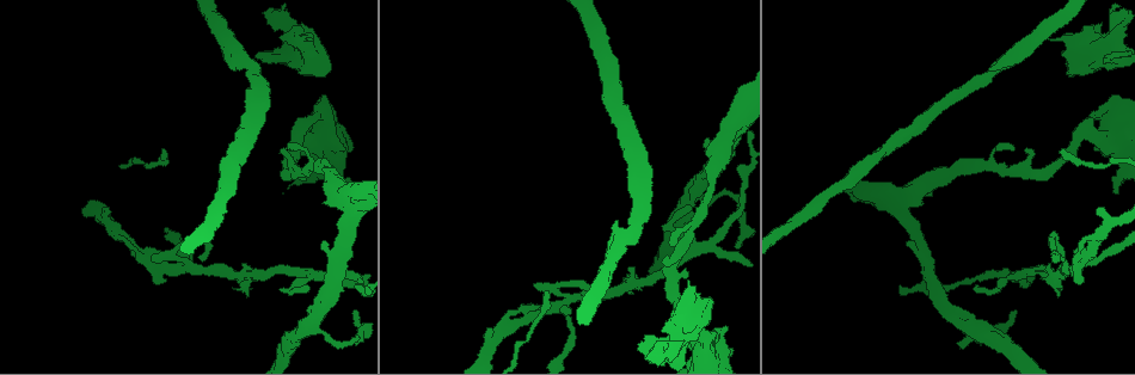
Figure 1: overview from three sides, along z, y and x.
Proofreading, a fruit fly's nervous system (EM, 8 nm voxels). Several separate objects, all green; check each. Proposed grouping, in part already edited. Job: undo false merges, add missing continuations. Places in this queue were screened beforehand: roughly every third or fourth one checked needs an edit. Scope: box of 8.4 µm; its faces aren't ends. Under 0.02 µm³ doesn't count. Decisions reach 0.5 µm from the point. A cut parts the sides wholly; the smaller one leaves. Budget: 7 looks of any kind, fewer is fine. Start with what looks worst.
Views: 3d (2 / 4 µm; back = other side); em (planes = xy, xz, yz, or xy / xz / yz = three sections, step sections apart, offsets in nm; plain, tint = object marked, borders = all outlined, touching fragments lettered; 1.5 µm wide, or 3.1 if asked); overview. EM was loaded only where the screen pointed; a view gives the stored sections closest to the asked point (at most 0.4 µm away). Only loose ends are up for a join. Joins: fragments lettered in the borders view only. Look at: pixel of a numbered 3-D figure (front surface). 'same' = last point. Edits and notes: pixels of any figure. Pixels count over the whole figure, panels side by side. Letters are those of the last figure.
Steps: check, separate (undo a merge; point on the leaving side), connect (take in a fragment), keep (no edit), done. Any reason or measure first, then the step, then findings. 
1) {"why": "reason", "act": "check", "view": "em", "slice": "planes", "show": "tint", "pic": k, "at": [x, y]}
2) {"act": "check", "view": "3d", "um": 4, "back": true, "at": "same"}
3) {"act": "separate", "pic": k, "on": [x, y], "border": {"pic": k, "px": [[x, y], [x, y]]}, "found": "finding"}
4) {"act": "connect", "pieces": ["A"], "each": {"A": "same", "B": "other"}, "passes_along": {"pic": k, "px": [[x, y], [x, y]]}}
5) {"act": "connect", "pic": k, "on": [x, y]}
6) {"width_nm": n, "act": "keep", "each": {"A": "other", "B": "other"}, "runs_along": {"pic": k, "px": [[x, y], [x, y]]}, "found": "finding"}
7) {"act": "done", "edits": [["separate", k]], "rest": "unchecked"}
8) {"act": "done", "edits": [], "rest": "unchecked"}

{"why": "tapers out", "act": "check", "view": "3d", "um": 2, "pic": 1, "at": [1058, 293]}

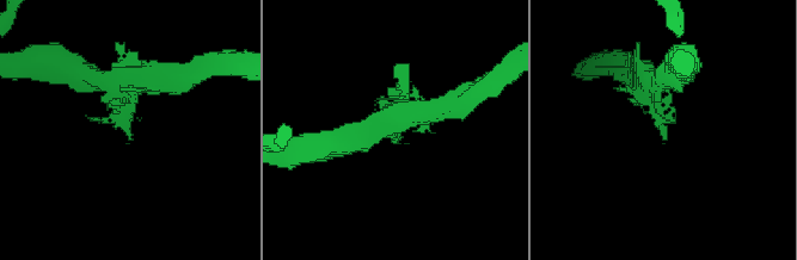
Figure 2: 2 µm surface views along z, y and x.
{"arm_widths_nm": [200, 200], "act": "check", "view": "em", "slice": "xy", "step": 8, "show": "borders", "pic": 2, "at": [130, 139]}

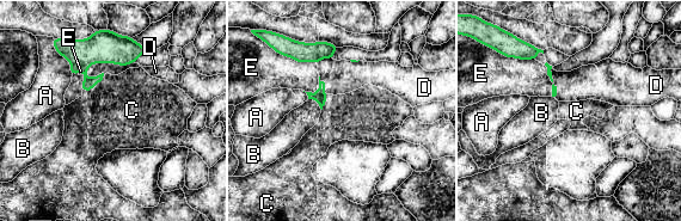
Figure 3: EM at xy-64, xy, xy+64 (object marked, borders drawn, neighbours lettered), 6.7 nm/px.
{"act": "keep", "each": {"A": "other", "B": "other", "C": "other", "D": "other", "E": "other"}, "runs_along": {"pic": 3, "px": [[63, 53], [112, 53], [133, 56]]}, "found": "no lettered fragment goes on from it"}

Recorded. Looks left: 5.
{"why": "an open end", "act": "check", "view": "3d", "um": 4, "back": true, "pic": 1, "at": [152, 257]}

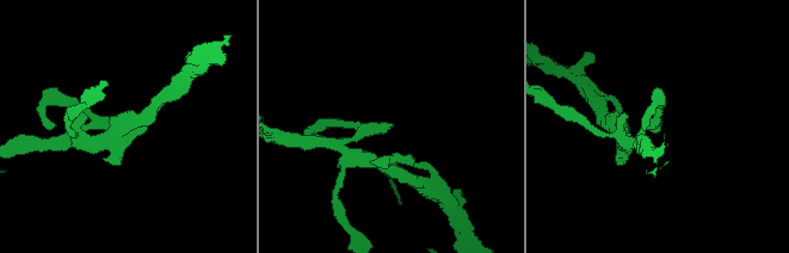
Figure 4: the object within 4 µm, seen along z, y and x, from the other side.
{"act": "check", "view": "em", "slice": "xz", "step": 4, "show": "tint", "pic": 4, "at": [658, 122]}

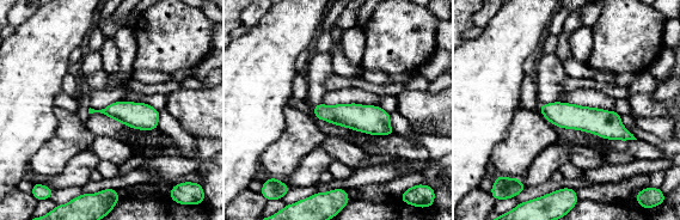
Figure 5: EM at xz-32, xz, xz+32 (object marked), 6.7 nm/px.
{"act": "check", "view": "em", "slice": "planes", "show": "borders", "at": "same"}

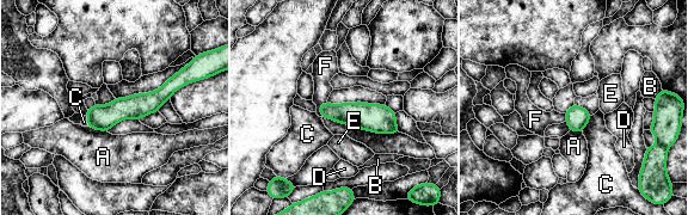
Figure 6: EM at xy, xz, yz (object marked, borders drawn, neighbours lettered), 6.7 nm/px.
{"width_nm": 160, "act": "keep", "each": {"A": "other", "B": "other", "C": "other", "D": "other", "E": "other", "F": "other"}, "found": "none of them fits"}

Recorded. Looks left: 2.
{"why": "thick end", "act": "check", "view": "3d", "um": 2, "pic": 1, "at": [314, 120]}

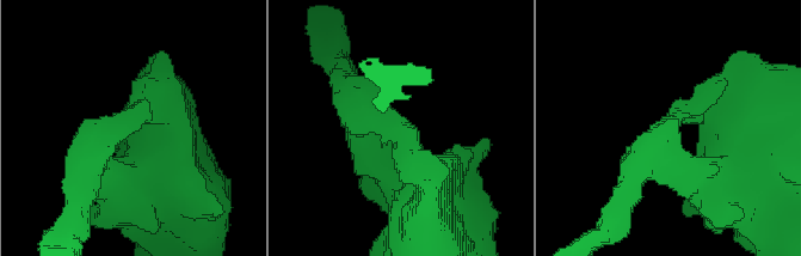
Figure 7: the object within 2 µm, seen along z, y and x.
{"act": "check", "view": "em", "slice": "planes", "show": "borders", "pic": 7, "at": [663, 127]}

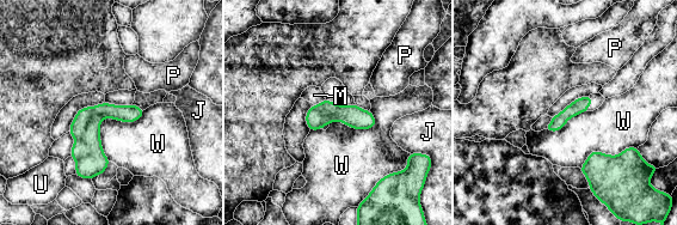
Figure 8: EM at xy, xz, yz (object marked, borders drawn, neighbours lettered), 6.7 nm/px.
{"act": "keep", "each": {"J": "other", "M": "other", "P": "other", "U": "other", "W": "other"}, "border": {"pic": 8, "px": [[145, 110], [100, 122], [109, 160]]}, "found": "none of them fits"}

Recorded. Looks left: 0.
{"act": "done", "edits": [], "rest": "unchecked"}

